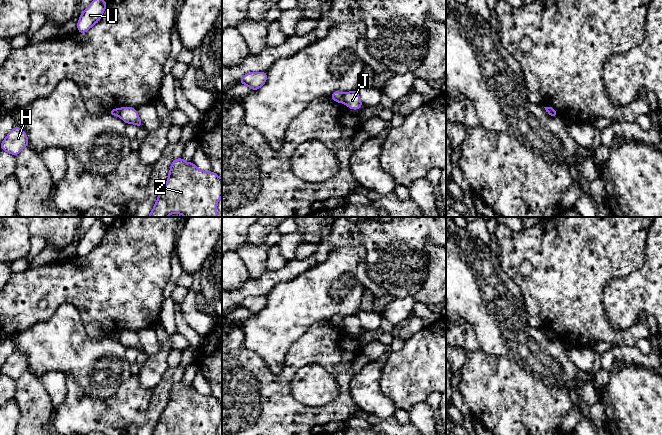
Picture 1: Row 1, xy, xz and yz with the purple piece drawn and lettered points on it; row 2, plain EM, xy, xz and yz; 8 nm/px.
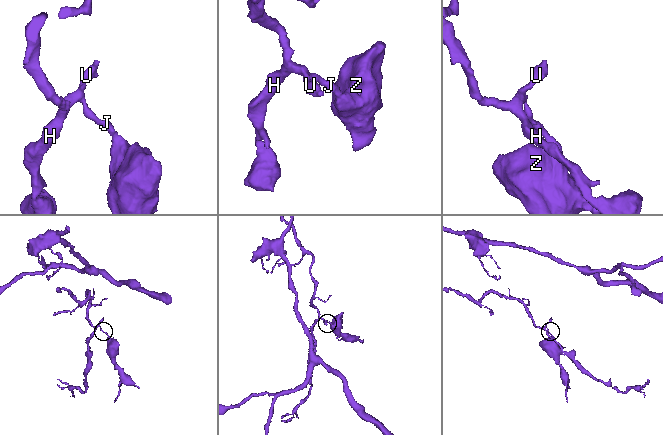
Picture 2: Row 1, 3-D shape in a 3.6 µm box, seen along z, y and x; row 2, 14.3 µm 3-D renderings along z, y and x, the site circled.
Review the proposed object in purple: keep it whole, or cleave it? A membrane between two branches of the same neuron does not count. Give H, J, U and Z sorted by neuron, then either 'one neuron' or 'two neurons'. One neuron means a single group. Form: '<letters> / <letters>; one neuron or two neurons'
H U / J Z; two neurons

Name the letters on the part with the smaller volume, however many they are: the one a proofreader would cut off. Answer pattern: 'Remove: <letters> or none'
Remove: J, Z

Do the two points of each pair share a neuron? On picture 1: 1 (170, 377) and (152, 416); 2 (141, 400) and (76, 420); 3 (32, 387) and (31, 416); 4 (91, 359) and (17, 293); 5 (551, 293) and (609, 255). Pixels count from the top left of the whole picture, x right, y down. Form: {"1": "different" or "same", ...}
{"1": "same", "2": "same", "3": "same", "4": "different", "5": "same"}

